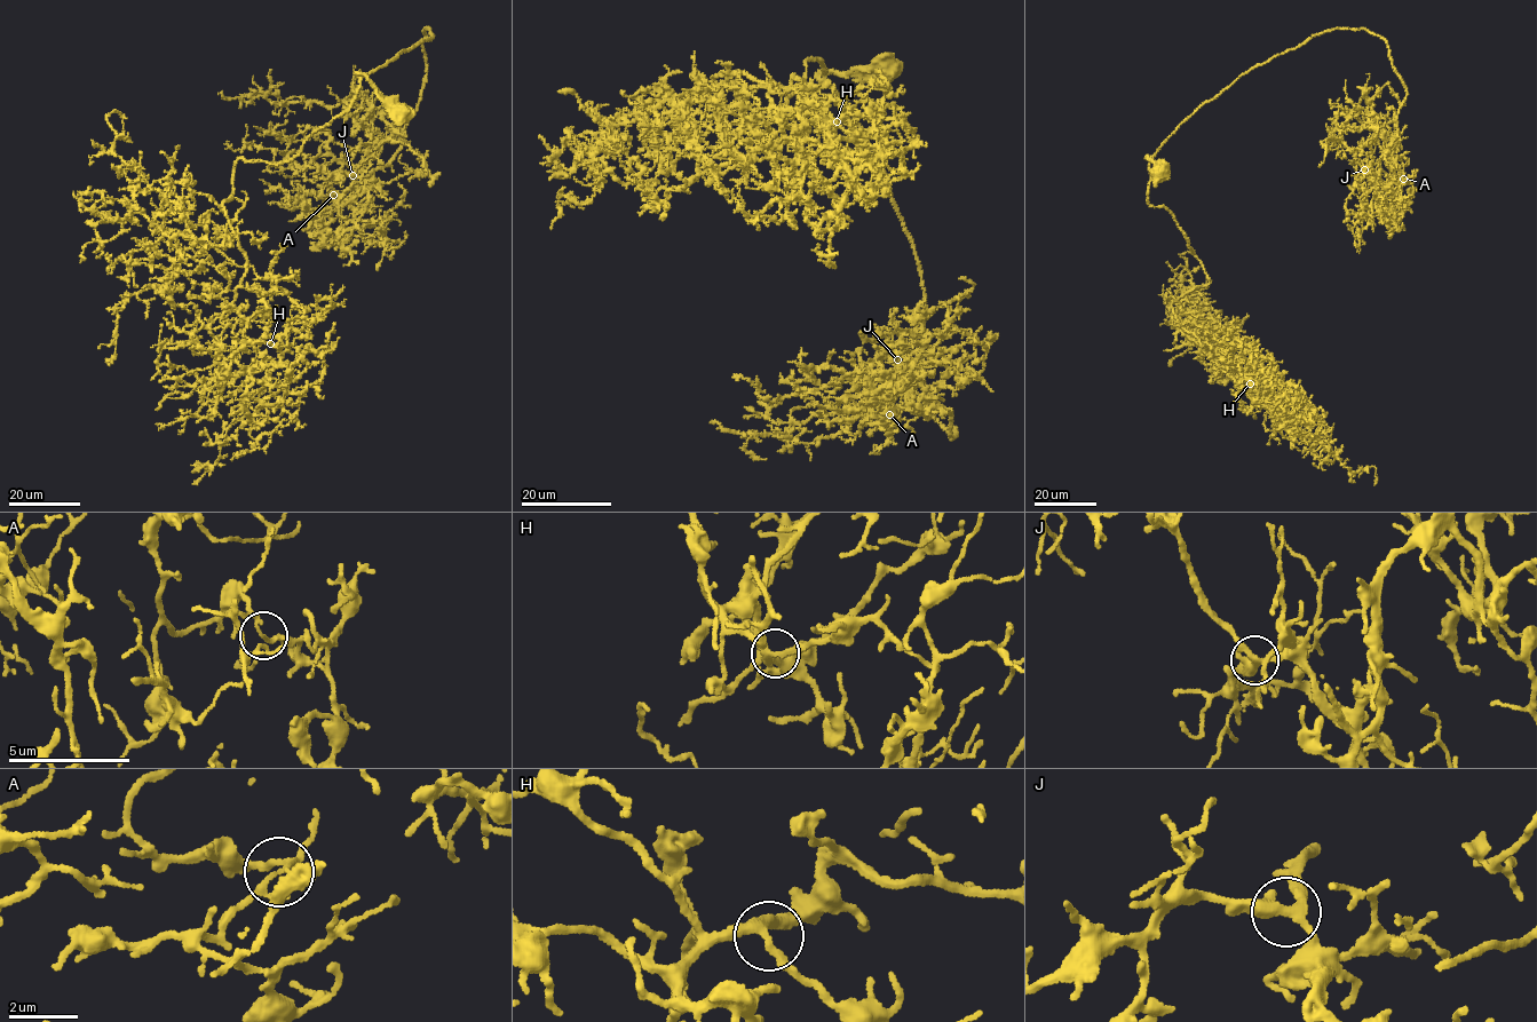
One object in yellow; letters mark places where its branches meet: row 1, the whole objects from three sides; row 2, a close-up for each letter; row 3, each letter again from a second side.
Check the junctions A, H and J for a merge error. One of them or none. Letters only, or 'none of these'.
A

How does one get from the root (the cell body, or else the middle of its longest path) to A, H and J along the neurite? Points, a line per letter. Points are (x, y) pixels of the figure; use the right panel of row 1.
A: (1159, 169), (1147, 156), (1241, 74), (1352, 28), (1386, 41), (1405, 89), (1388, 149), (1391, 176), (1403, 179)
H: (1159, 169), (1147, 156), (1147, 199), (1171, 211), (1209, 279), (1172, 314), (1222, 371), (1250, 383)
J: (1159, 169), (1147, 156), (1241, 74), (1316, 34), (1352, 28), (1386, 41), (1407, 92), (1379, 172), (1364, 169)

